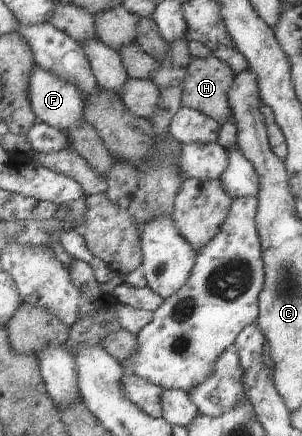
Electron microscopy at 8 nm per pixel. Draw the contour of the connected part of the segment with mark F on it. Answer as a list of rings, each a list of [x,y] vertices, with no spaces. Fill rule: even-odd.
[[[35,65],[28,83],[27,98],[31,112],[41,123],[67,134],[83,118],[84,98],[76,87],[64,79]]]

